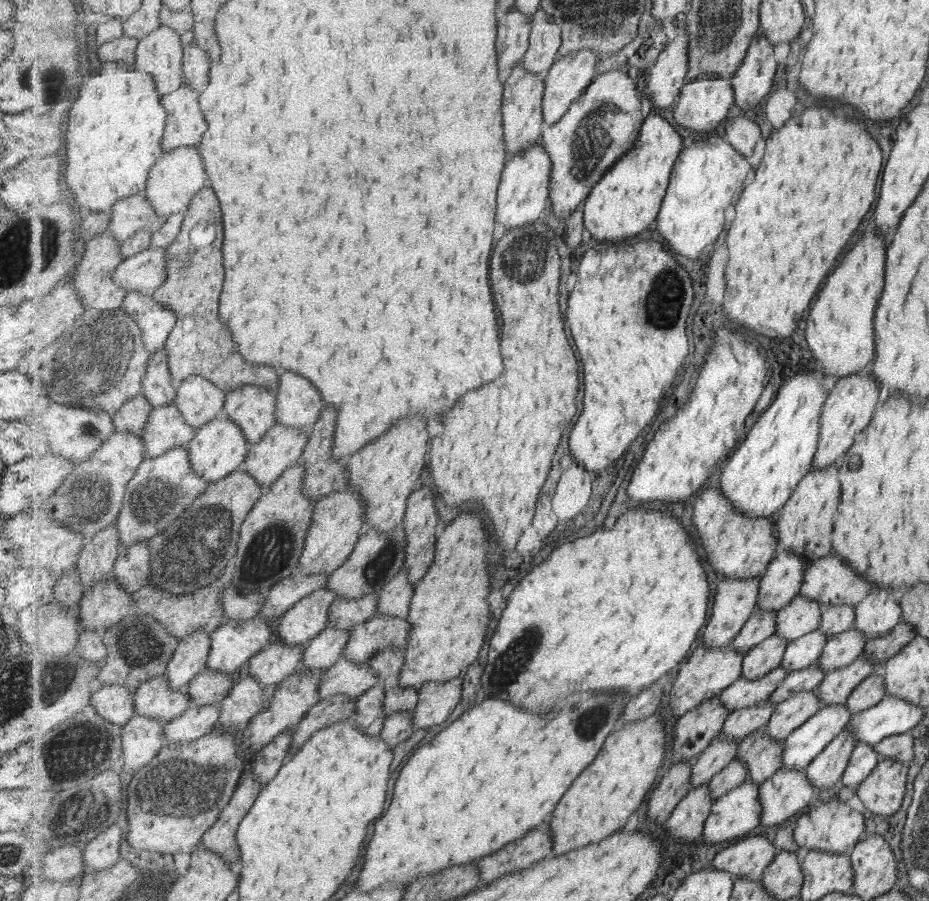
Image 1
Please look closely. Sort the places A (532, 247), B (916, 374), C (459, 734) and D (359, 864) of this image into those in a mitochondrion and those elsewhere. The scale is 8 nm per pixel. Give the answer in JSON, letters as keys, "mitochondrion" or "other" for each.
{"A":"mitochondrion","B":"other","C":"other","D":"other"}

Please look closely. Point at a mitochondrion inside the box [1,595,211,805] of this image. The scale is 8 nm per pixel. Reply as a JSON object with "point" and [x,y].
{"point":[62,749]}

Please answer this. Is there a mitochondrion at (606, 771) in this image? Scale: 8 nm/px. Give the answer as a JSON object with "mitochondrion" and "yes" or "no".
{"mitochondrion":"no"}

